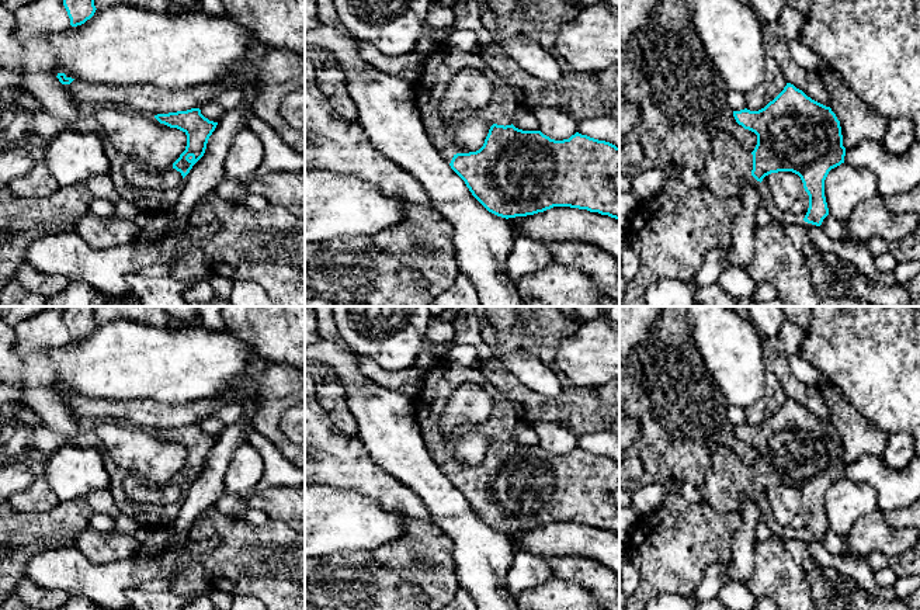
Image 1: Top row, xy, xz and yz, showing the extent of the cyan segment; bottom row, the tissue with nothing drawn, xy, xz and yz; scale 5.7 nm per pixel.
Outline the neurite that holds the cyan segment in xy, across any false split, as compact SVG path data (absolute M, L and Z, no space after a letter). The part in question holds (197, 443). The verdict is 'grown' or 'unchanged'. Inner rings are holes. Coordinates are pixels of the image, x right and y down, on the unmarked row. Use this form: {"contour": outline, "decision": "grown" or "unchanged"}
{"contour": "M199 423L157 429L155 433L170 443L177 443L187 450L185 465L173 478L173 484L181 488L183 493L192 481L204 471L206 458L218 437L209 436Z", "decision": "unchanged"}

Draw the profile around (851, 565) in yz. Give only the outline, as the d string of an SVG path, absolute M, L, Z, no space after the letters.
M808 537L806 544L810 555L820 566L833 568L854 579L869 595L879 596L879 586L874 579L874 572L860 555L832 555L820 541Z

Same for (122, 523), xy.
M122 513L112 519L112 523L117 533L124 533L128 536L133 536L140 527L132 517Z

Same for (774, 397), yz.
M767 372L765 375L765 392L761 399L744 409L746 423L750 426L758 426L773 416L787 401L787 394L778 378Z

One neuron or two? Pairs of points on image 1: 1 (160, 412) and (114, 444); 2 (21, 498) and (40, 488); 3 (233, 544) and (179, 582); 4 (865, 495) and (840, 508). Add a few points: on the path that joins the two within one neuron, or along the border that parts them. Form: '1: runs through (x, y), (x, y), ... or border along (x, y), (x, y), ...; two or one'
1: border along (107, 419), (153, 430); two
2: runs through (25, 498), (35, 492); one
3: border along (190, 540), (217, 540), (201, 557), (212, 588); two
4: runs through (860, 499), (846, 502); one

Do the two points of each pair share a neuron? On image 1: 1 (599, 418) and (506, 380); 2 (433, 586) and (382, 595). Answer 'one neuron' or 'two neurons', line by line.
1: one neuron
2: two neurons

